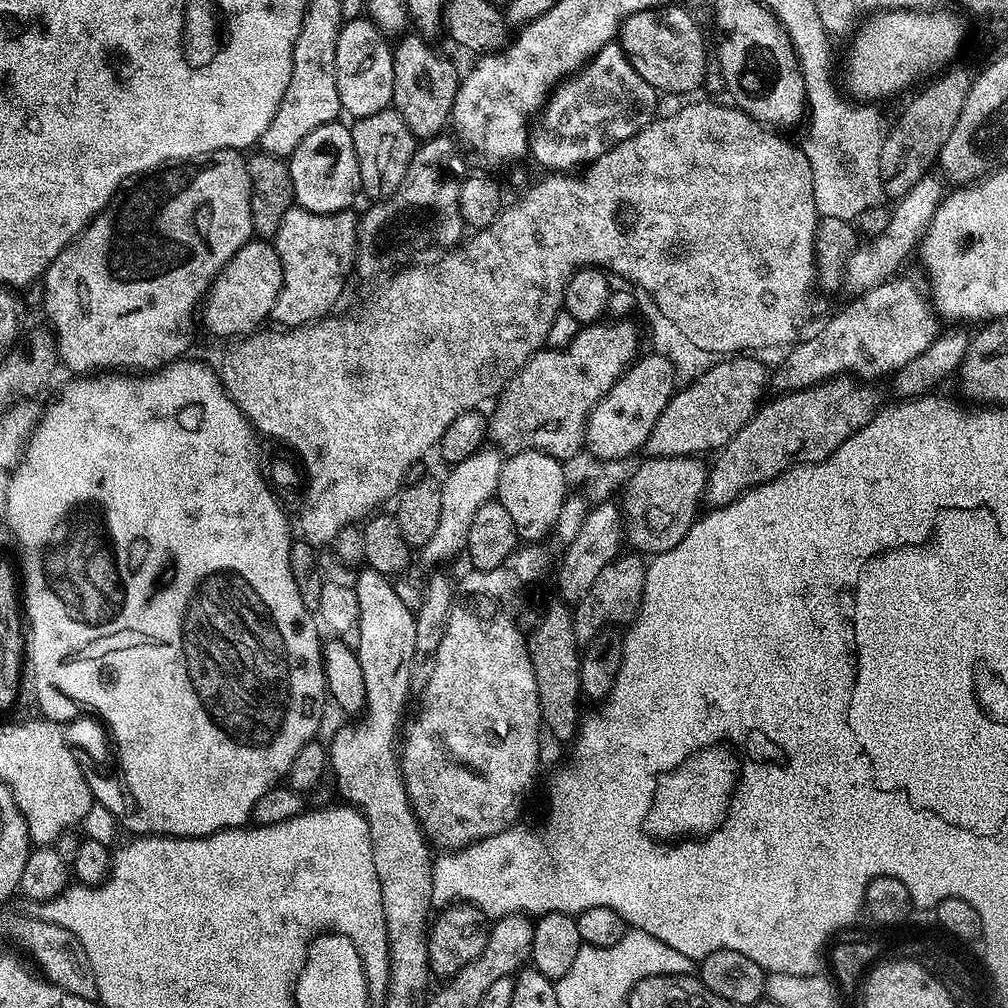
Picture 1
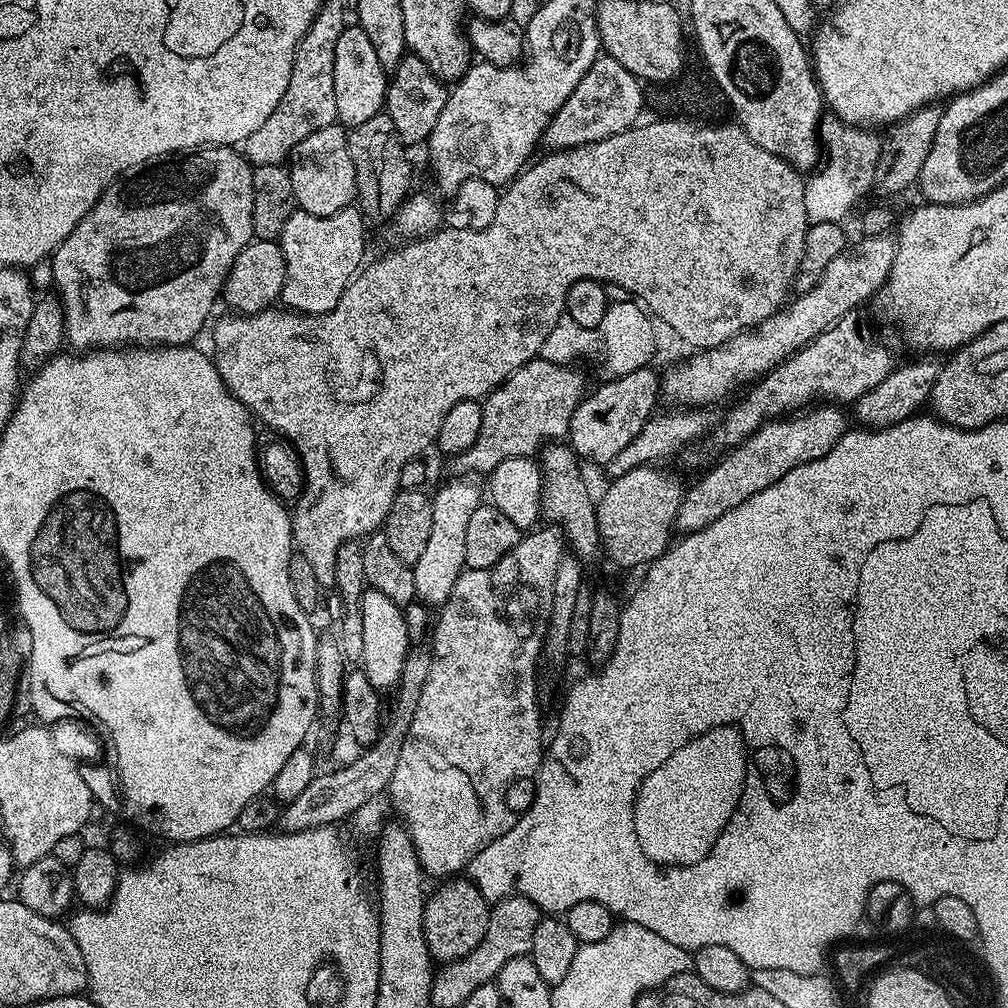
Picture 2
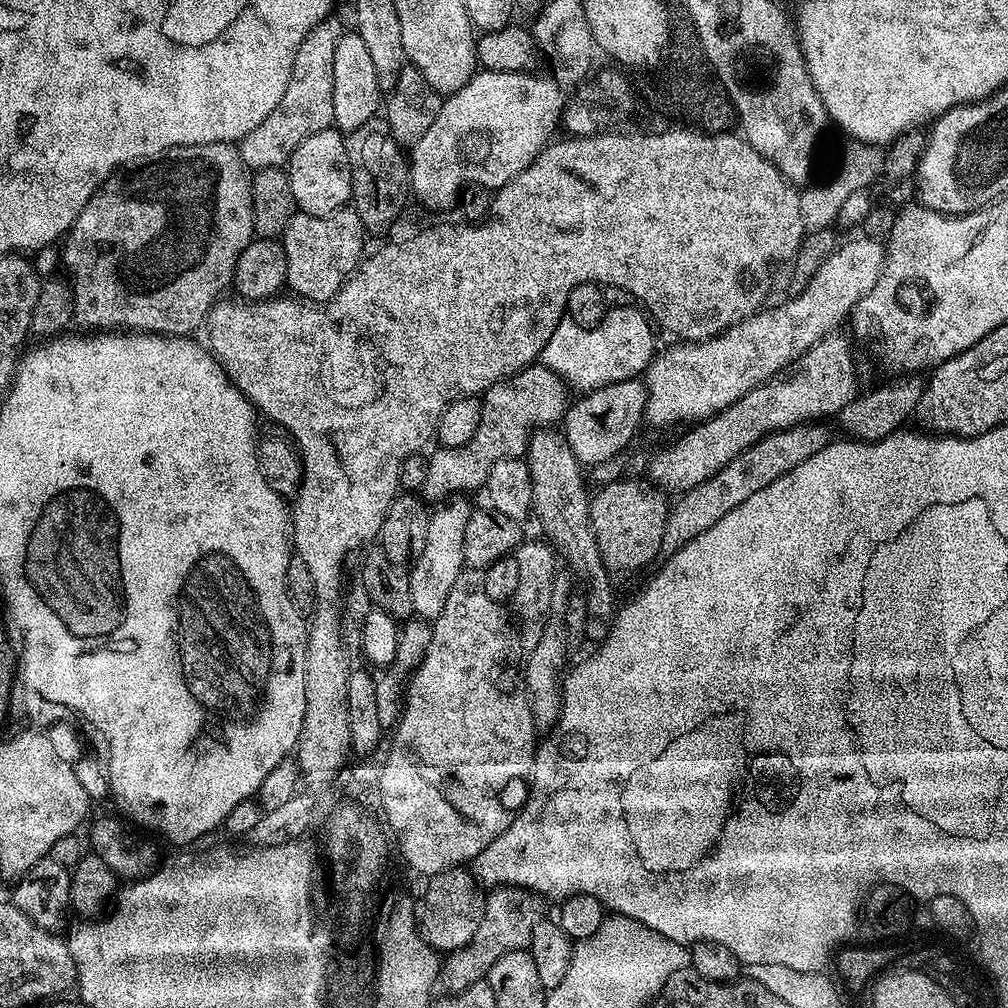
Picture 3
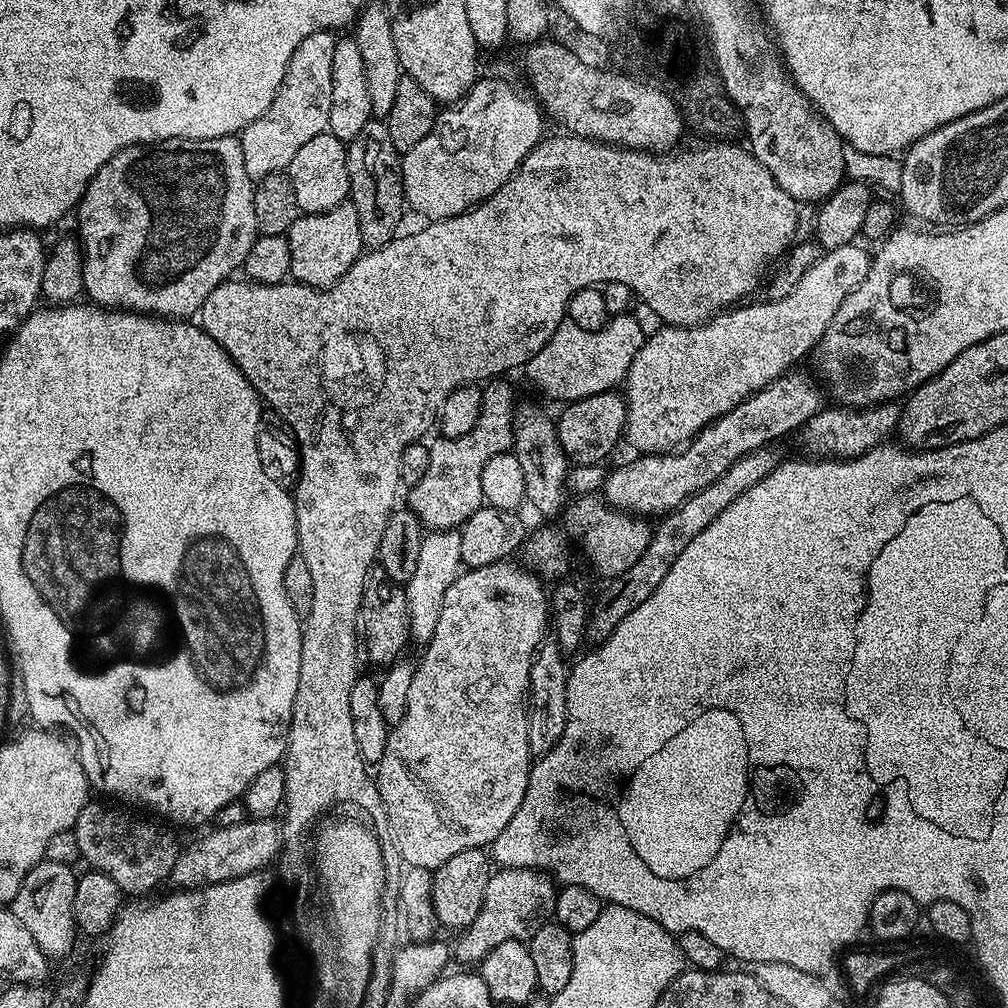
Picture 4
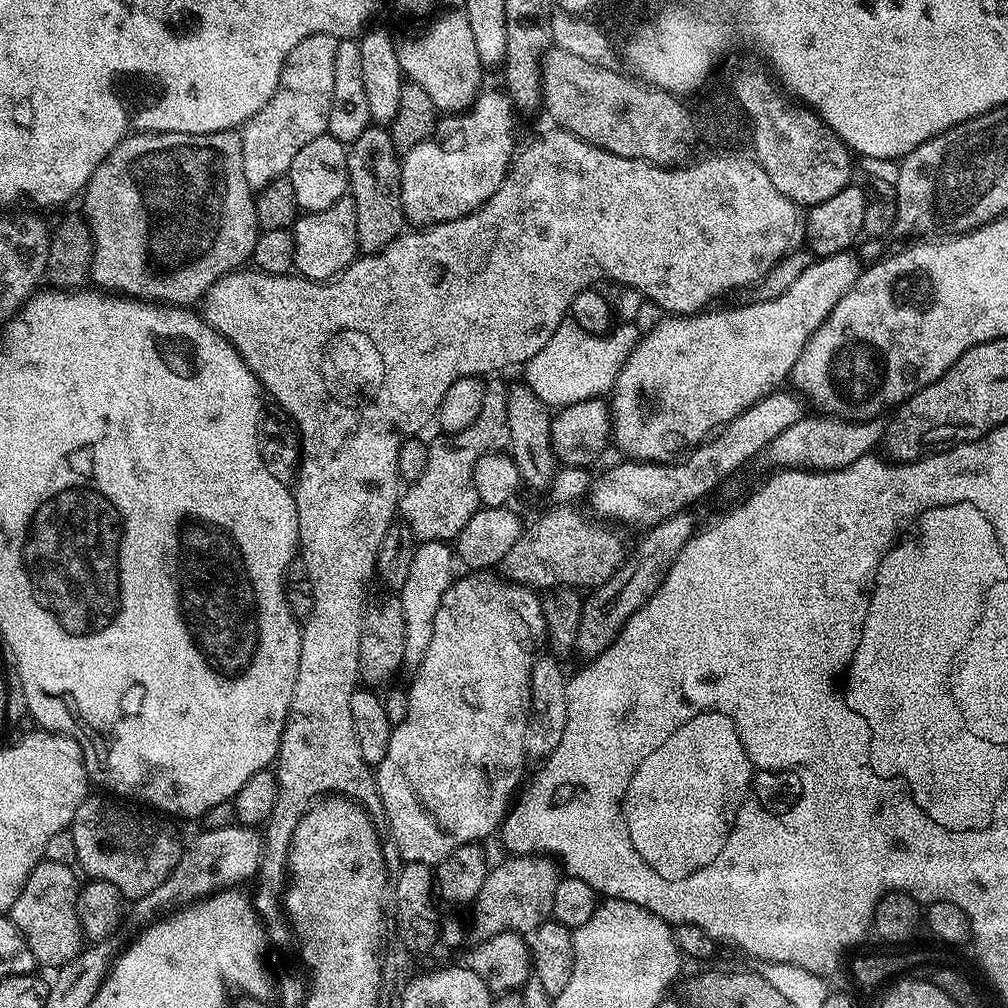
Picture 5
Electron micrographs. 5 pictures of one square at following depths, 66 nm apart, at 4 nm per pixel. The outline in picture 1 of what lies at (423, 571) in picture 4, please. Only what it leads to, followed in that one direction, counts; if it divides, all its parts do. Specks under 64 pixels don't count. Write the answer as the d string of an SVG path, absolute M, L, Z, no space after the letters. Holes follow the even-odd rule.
M481 450L474 453L466 462L458 462L447 469L448 477L439 481L441 492L441 509L438 515L438 524L434 534L422 548L424 560L428 564L444 564L452 560L456 555L463 553L468 546L468 535L470 526L474 523L474 514L483 504L493 499L498 486L498 474L502 463L502 456L499 451Z

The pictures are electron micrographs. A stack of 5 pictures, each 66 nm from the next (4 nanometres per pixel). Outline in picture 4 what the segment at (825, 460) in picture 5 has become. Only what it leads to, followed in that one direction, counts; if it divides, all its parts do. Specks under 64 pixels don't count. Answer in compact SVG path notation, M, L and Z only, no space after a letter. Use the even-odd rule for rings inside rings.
M896 402L875 404L872 408L859 410L851 406L821 407L814 418L810 418L803 428L799 429L800 444L807 455L812 458L835 458L853 460L856 456L866 454L872 448L878 448L897 431L900 422L901 405Z

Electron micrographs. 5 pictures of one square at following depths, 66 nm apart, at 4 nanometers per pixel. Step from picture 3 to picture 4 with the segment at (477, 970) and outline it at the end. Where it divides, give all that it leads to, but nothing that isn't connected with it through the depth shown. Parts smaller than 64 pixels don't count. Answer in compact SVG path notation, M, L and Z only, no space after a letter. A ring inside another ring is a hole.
M500 868L493 871L490 882L486 882L486 894L482 897L478 918L461 935L464 937L457 942L456 952L454 948L455 963L457 960L460 966L476 966L487 952L494 950L494 946L502 946L502 942L527 942L543 924L555 917L557 891L553 877L534 868Z

